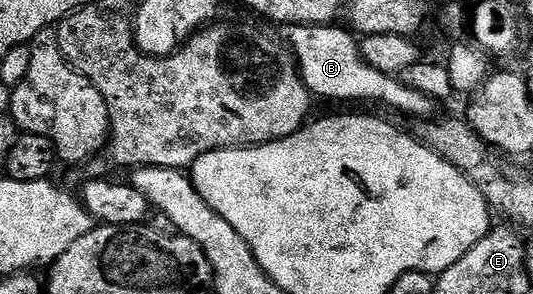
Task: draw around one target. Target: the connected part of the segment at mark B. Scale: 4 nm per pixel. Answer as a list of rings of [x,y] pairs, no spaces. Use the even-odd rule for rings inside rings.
[[[289,24],[285,28],[288,40],[286,43],[293,53],[293,60],[297,65],[299,77],[303,79],[303,84],[312,97],[319,99],[320,96],[323,100],[352,100],[355,104],[384,104],[385,107],[392,108],[393,111],[400,112],[403,116],[427,116],[423,118],[431,118],[436,115],[436,101],[432,100],[430,96],[413,90],[402,79],[369,66],[363,60],[356,37],[346,27],[343,27],[344,29],[335,27],[319,24]]]

